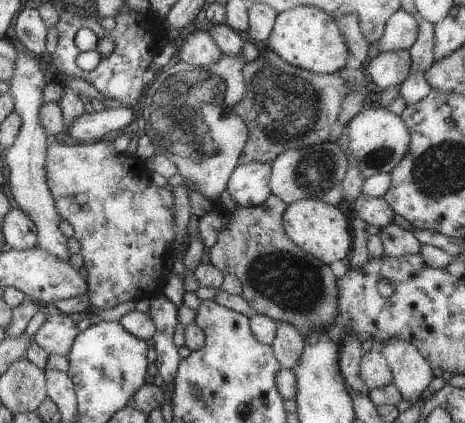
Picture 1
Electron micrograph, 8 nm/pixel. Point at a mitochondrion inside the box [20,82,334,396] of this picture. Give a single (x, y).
(296, 285)

